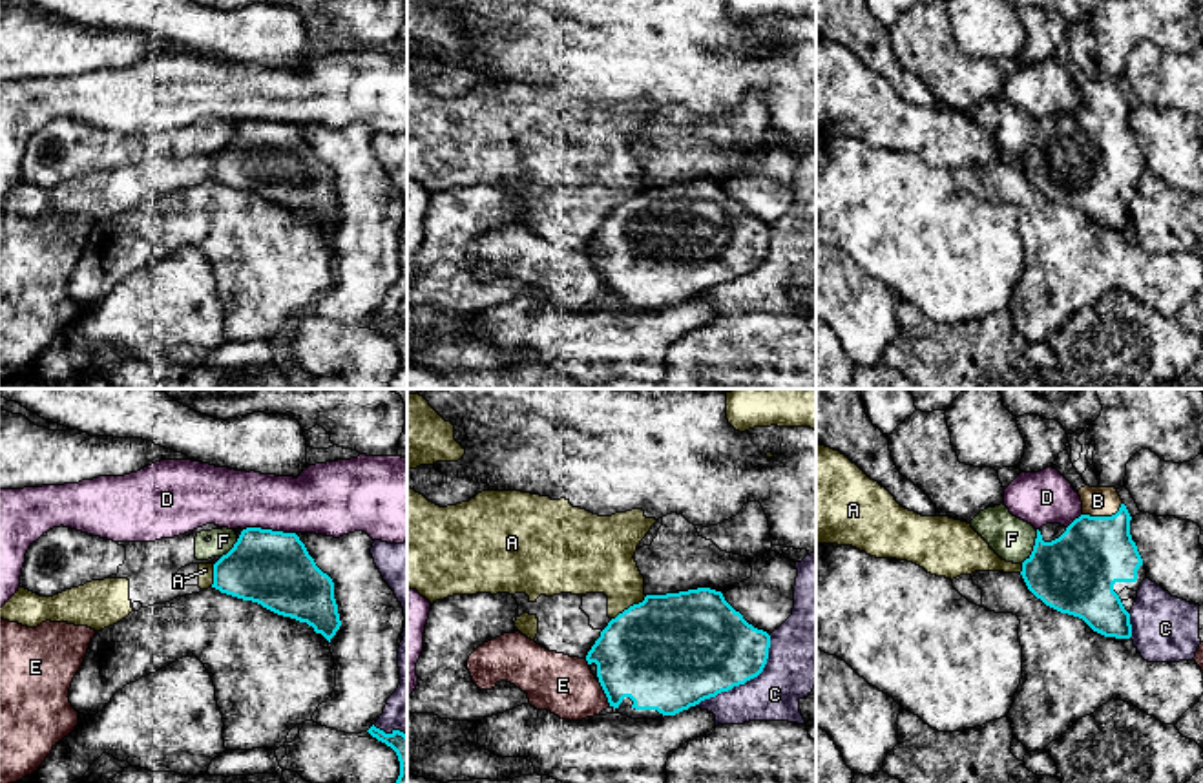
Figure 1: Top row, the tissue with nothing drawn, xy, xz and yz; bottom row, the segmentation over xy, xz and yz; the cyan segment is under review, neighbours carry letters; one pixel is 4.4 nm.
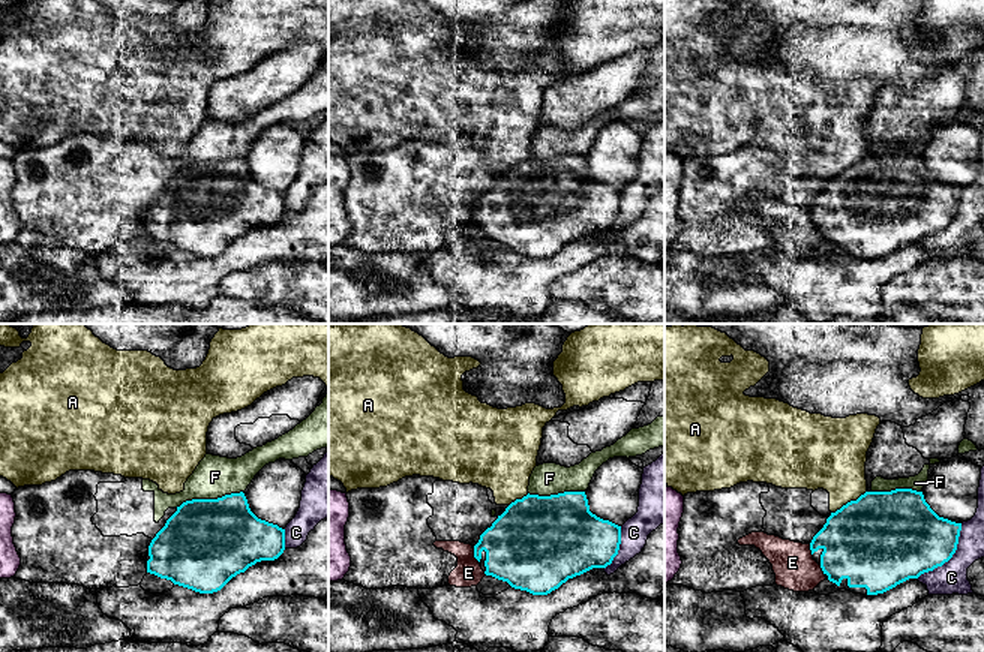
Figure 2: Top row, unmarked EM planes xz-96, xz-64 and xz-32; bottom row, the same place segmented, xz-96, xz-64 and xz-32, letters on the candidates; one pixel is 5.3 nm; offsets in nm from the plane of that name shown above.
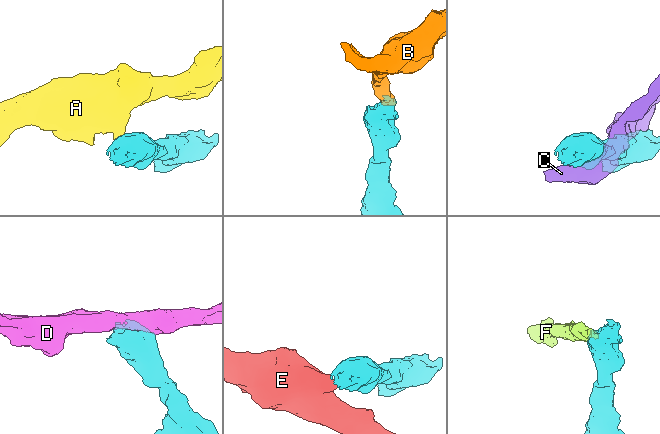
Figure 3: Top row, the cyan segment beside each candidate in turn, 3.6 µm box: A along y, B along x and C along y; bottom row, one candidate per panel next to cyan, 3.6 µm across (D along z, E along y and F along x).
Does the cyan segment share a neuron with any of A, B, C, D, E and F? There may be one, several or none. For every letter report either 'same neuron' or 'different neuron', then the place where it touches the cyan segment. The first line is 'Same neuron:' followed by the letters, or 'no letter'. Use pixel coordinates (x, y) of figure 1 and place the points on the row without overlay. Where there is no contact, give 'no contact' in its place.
Same neuron: B
A: different neuron; contact xz (630, 198)
B: same neuron; contact yz (1103, 108)
C: different neuron; contact xz (742, 274)
D: different neuron; contact xy (269, 121)
E: different neuron; contact xz (605, 283)
F: different neuron; contact yz (1034, 137)

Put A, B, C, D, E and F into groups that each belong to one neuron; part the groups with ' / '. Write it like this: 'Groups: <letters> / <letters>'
Groups: A / B / C / D / E / F

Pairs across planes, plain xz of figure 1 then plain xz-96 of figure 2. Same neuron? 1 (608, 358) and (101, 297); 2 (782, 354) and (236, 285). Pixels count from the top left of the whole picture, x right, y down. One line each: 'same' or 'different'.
1: different
2: same

